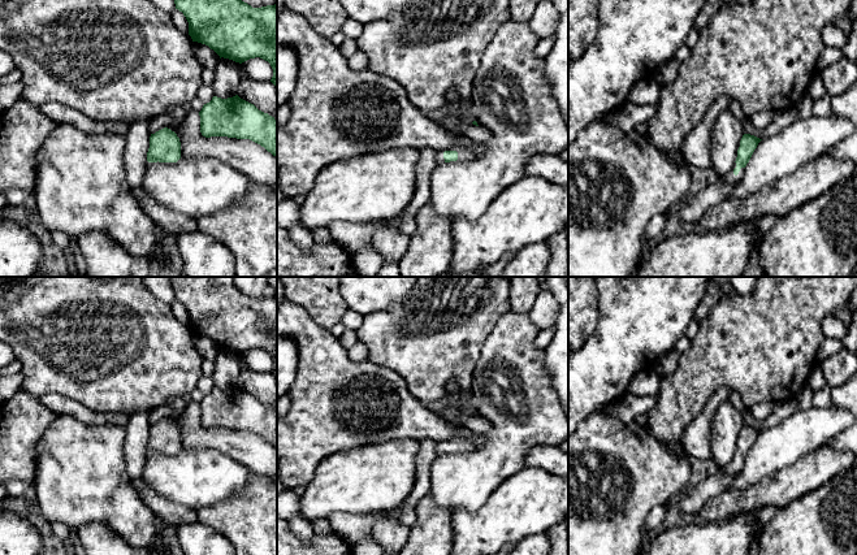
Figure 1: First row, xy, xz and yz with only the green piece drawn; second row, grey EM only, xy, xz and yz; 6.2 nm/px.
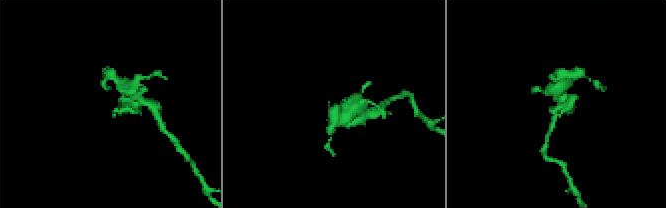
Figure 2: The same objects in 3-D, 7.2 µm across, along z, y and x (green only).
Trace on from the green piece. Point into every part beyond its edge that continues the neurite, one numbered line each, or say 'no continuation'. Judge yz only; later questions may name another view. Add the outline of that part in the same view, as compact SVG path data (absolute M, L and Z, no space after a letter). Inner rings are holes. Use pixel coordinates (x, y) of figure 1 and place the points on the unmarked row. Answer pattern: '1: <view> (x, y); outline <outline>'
1: yz (730, 469); outline M736 454L733 455L733 460L735 459L736 459ZM741 459L737 467L733 465L733 460L730 461L724 468L722 468L720 472L724 473L724 474L728 474L728 476L739 474L740 471L743 469L743 467L744 467L745 459Z

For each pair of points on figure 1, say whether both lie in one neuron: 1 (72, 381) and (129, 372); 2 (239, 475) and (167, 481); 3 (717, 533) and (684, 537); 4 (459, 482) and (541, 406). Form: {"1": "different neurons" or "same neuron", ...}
{"1": "same neuron", "2": "same neuron", "3": "same neuron", "4": "same neuron"}

